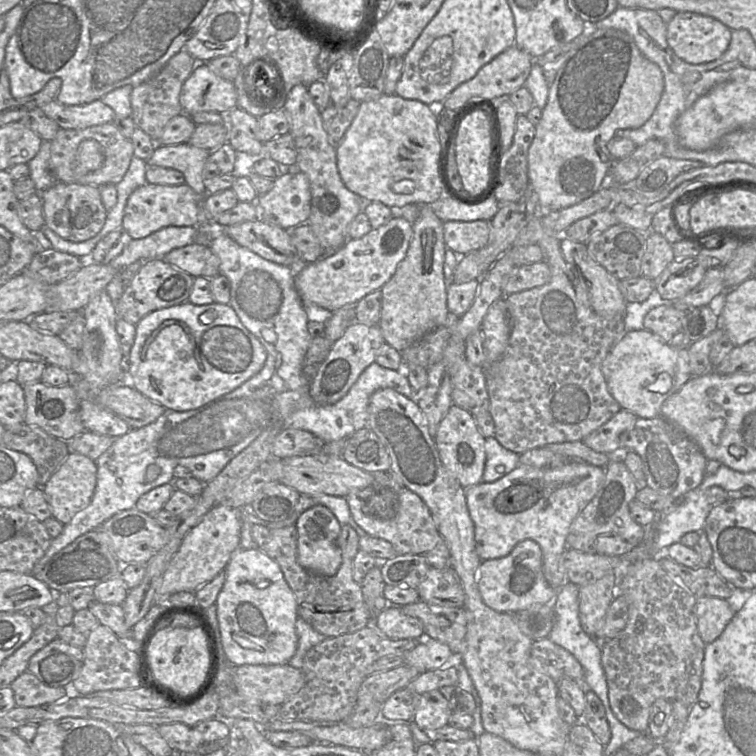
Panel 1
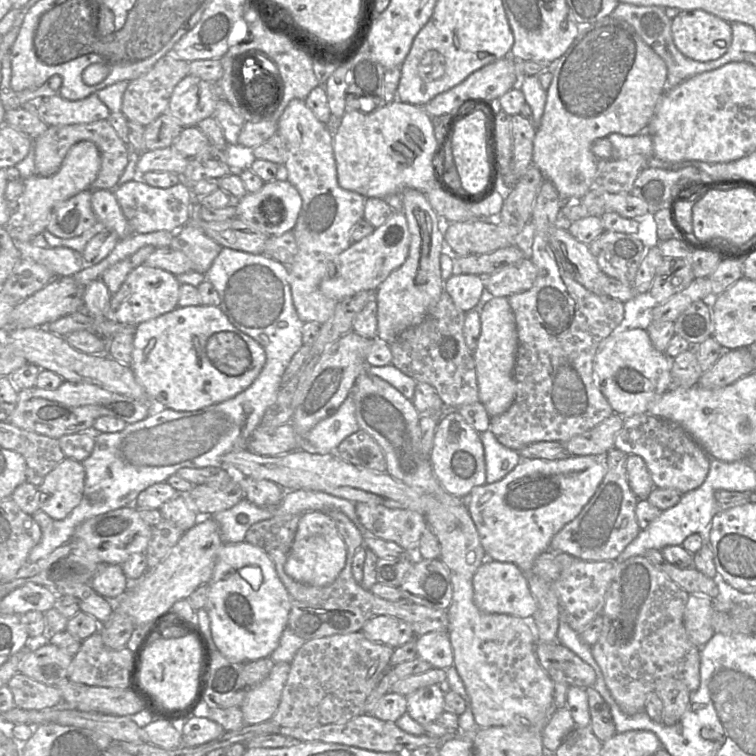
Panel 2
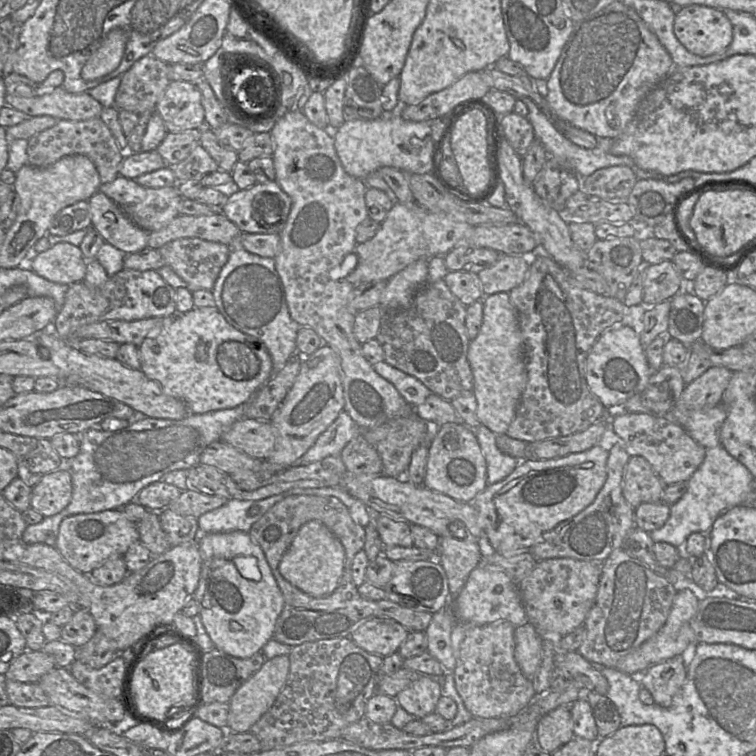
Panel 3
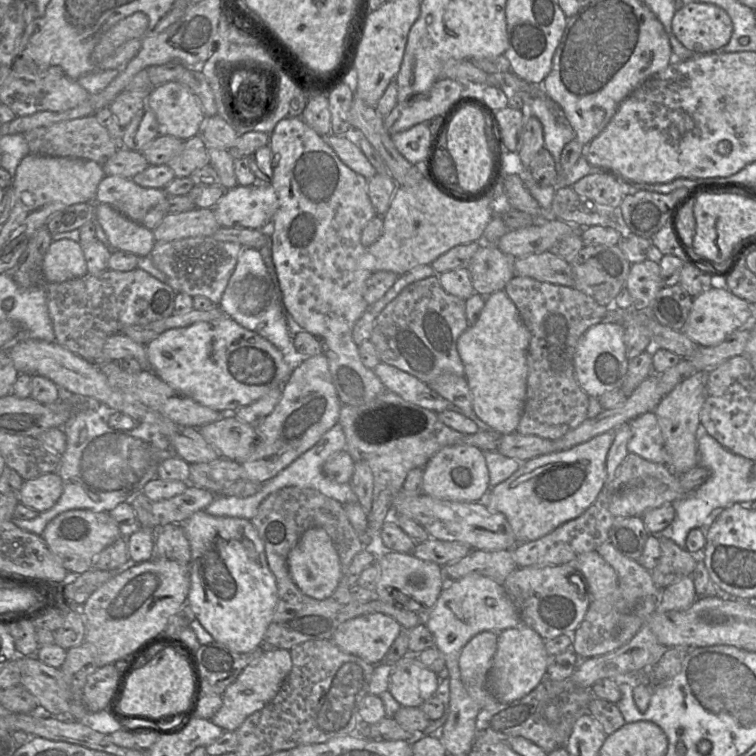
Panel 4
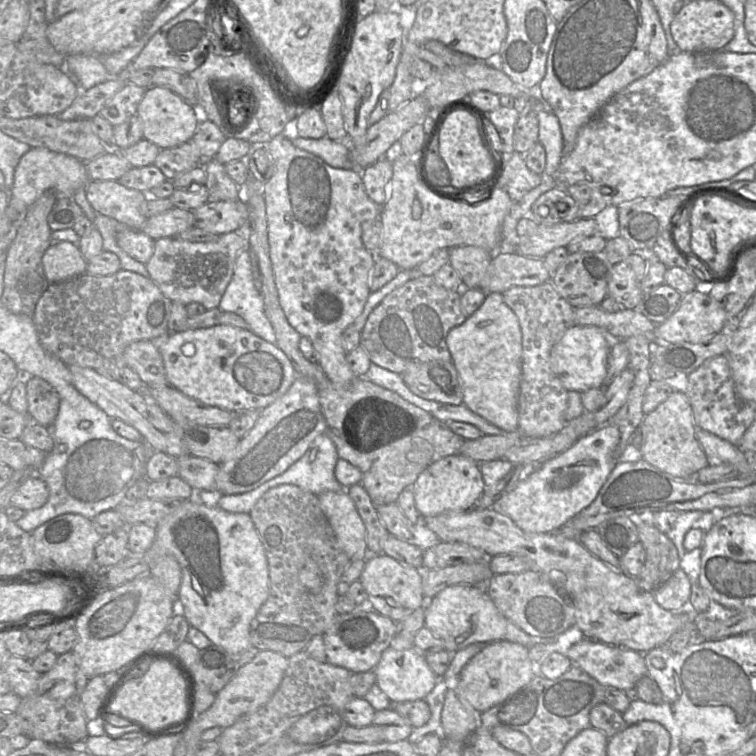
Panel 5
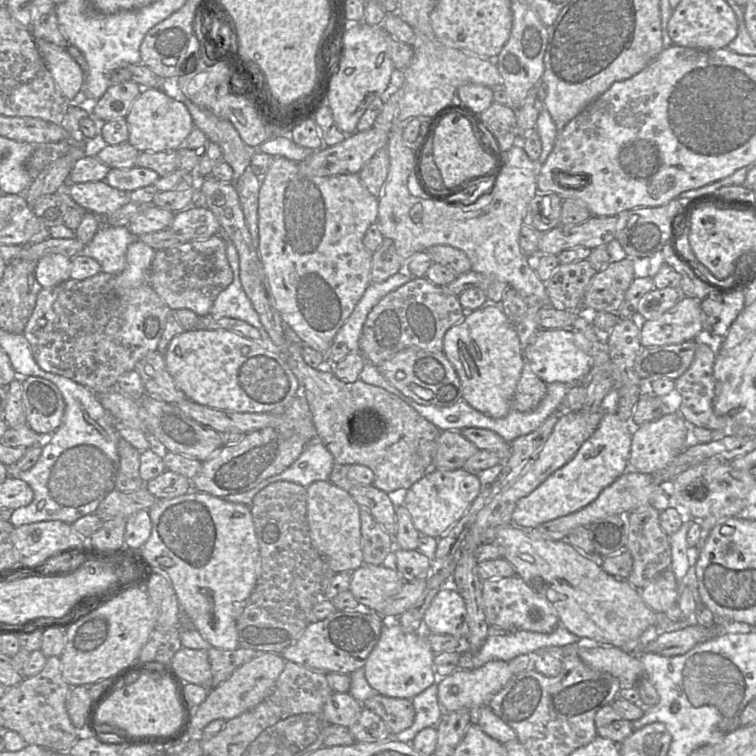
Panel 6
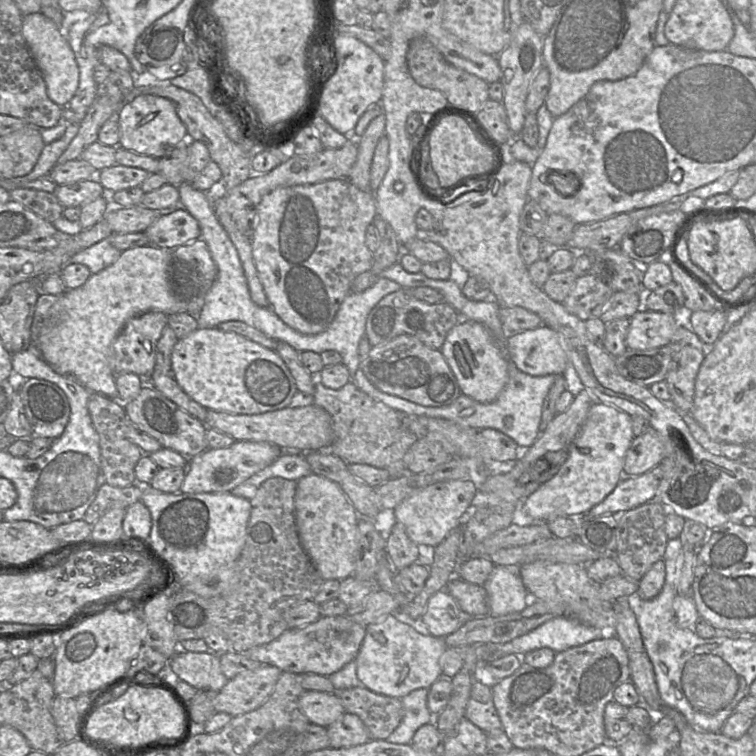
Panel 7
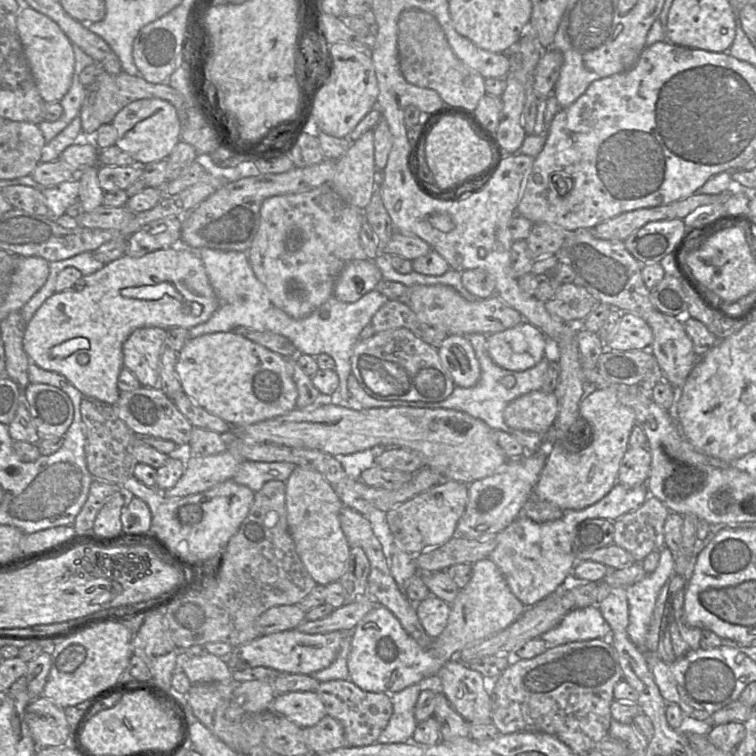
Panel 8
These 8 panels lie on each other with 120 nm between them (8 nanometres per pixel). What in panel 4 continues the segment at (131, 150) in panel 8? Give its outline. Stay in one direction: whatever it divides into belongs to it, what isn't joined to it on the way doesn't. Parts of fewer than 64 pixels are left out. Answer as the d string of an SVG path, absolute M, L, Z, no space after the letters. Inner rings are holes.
M177 81L155 86L146 99L146 107L154 113L161 136L187 140L199 135L205 125L198 98Z

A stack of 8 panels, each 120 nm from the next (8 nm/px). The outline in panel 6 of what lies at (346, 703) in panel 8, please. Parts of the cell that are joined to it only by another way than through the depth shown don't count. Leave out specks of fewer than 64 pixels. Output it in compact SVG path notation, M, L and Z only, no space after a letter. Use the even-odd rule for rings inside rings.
M376 694L366 699L362 705L383 720L392 735L391 738L408 729L415 718L415 709L410 699Z

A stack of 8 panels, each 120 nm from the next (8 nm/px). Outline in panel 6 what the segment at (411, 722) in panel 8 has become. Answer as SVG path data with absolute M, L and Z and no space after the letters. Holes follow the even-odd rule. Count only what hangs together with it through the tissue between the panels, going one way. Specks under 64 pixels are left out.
M435 683L410 700L415 709L413 724L408 729L396 734L389 740L394 739L405 744L411 744L414 737L422 729L427 727L435 727L437 729L437 724L441 716L447 713L440 708L438 689Z

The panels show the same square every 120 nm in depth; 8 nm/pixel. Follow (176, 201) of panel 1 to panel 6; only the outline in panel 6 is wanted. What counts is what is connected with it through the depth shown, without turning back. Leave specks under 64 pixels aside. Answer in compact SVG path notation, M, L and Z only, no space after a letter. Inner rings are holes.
M104 180L67 183L66 191L74 202L102 219L130 202L129 192L113 188Z

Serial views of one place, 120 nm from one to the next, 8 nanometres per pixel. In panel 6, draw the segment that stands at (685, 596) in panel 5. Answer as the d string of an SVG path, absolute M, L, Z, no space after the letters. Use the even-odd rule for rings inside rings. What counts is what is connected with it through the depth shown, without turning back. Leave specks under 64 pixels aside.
M662 571L640 593L643 601L654 612L666 613L679 598L679 586L673 571Z

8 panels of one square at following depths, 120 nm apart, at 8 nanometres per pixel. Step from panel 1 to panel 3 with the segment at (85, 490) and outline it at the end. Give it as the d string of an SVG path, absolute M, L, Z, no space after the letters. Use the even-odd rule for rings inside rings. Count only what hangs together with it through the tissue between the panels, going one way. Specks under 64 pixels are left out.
M66 466L44 475L32 488L30 507L43 517L64 510L72 499L72 477Z

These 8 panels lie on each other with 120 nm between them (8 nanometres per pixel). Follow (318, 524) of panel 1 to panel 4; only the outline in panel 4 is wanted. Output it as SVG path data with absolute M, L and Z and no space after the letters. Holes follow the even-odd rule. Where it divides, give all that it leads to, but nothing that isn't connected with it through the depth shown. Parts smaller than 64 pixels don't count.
M319 527L306 530L296 546L290 551L287 564L289 573L299 590L314 599L329 598L341 578L341 564L337 550L328 533Z

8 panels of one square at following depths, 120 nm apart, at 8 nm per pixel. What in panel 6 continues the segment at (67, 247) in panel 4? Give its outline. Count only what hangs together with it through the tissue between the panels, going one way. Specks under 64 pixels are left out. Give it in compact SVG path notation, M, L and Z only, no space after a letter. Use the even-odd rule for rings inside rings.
M51 253L37 261L35 275L42 288L50 288L70 278L72 258Z

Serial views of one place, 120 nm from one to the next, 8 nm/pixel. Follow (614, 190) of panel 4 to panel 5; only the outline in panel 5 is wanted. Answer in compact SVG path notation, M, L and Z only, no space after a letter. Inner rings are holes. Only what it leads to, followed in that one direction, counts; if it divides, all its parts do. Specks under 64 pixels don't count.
M583 181L566 188L579 209L579 219L594 218L607 206L611 205L611 194L603 194L601 186Z

